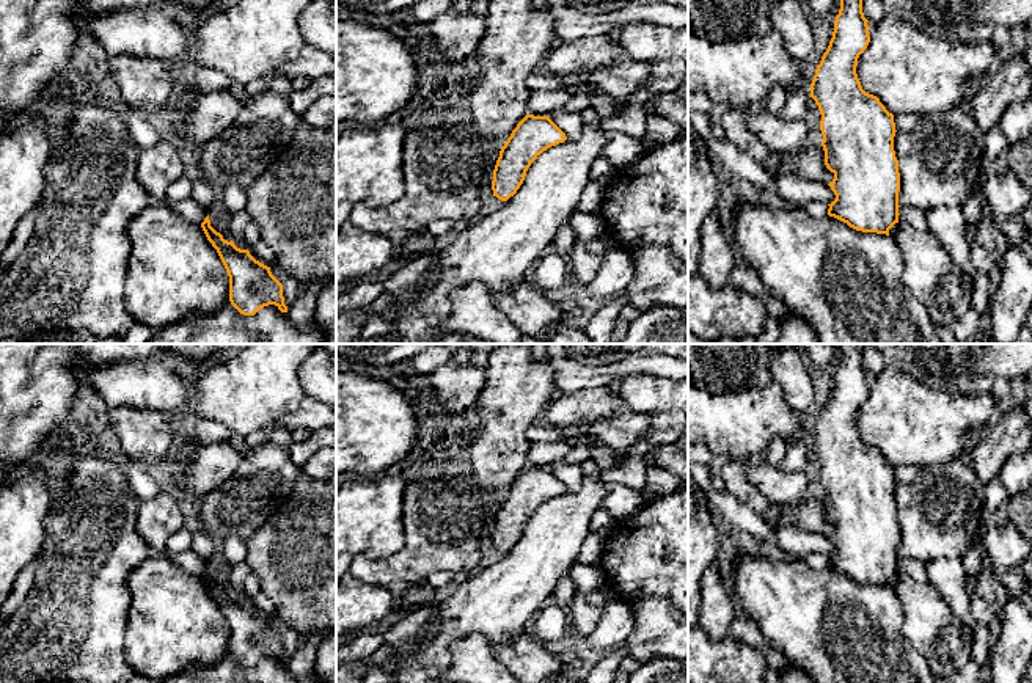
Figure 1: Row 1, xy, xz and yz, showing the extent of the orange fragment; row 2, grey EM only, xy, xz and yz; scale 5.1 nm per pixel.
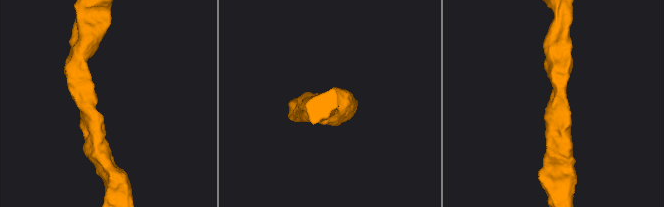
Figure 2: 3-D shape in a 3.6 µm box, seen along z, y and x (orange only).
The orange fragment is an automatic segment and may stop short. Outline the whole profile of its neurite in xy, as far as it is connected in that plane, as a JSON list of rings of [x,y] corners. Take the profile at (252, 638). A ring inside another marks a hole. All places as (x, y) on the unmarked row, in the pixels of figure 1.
[[[209,567],[201,575],[201,579],[228,623],[229,653],[240,666],[254,667],[269,656],[287,664],[283,636],[272,626],[270,619],[256,612],[248,601],[237,600],[232,592],[225,592],[210,578]]]

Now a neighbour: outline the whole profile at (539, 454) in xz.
[[[531,443],[528,449],[528,466],[548,468],[554,460],[564,457],[567,446],[559,443]]]

